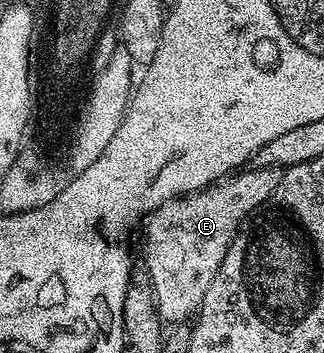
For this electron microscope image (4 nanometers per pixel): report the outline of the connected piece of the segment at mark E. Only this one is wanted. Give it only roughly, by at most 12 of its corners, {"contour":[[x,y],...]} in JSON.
{"contour":[[254,166],[148,216],[162,324],[184,324],[280,170]]}

